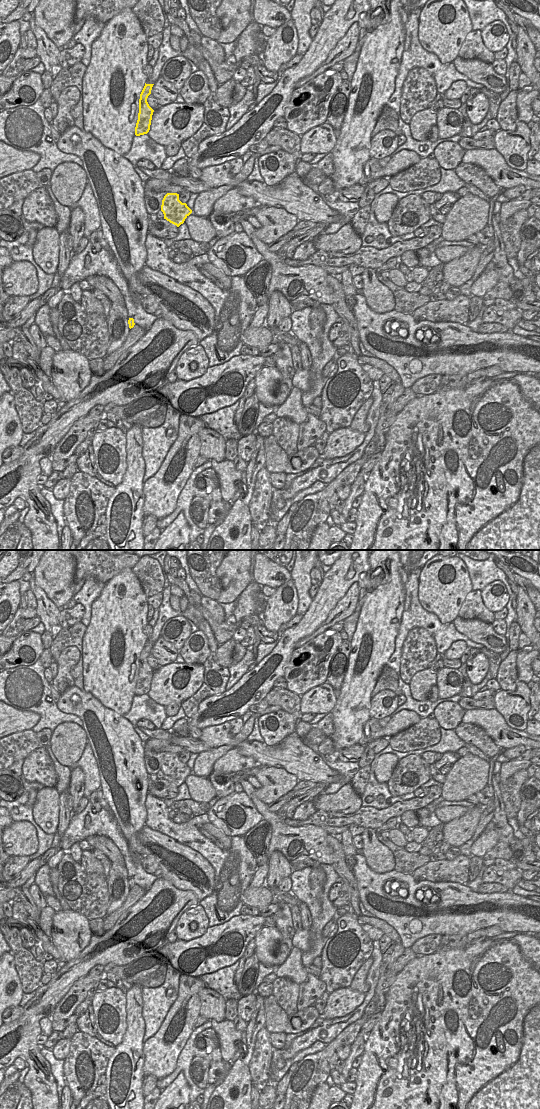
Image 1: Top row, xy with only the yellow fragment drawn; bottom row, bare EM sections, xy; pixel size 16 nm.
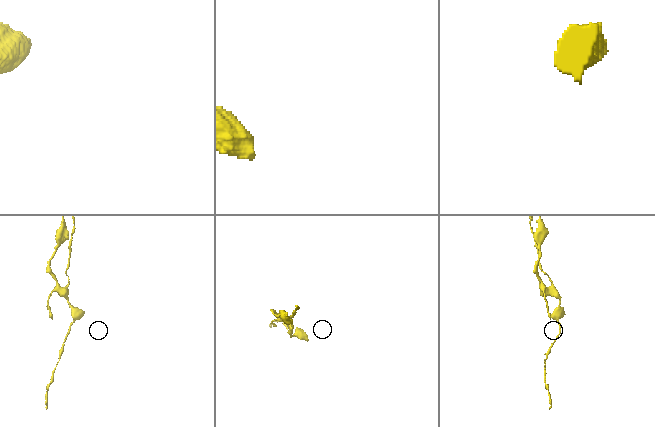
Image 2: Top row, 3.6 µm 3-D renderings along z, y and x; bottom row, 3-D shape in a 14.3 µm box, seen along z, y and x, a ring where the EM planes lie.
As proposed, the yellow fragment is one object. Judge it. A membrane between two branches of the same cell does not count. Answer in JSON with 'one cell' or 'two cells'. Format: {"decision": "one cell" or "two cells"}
{"decision": "two cells"}

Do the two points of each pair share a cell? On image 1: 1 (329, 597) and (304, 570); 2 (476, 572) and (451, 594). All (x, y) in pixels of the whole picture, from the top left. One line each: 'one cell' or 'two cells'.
1: two cells
2: two cells

